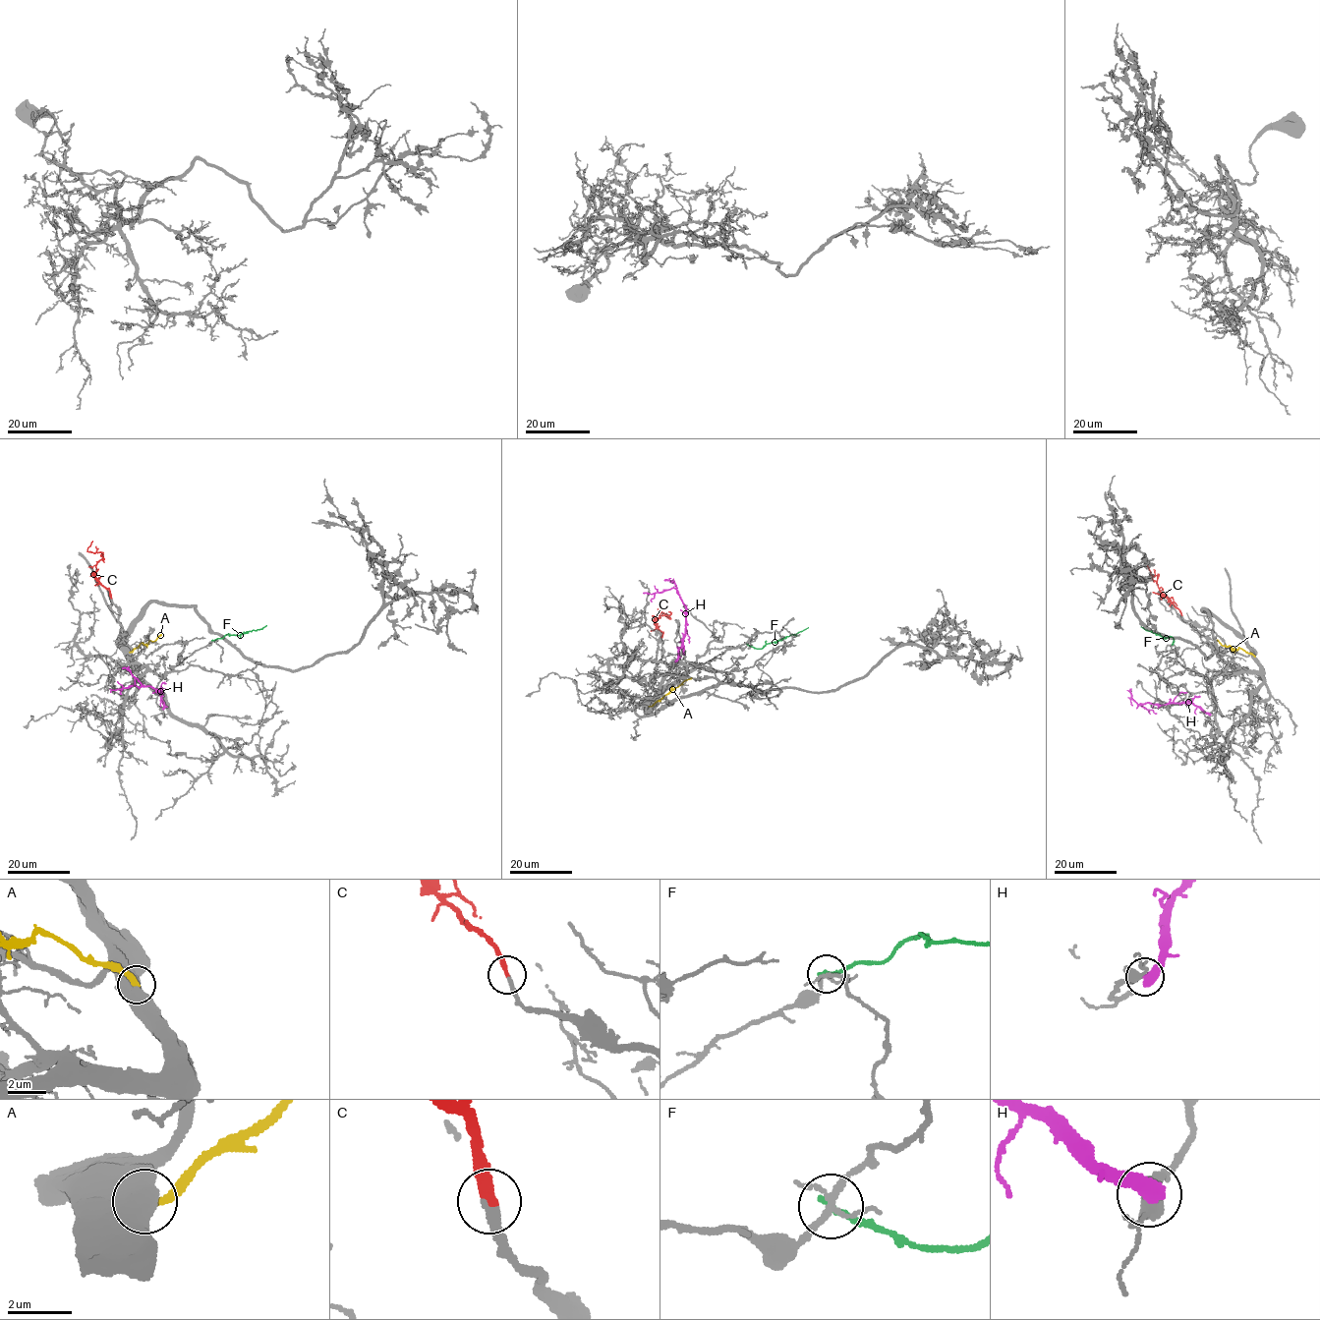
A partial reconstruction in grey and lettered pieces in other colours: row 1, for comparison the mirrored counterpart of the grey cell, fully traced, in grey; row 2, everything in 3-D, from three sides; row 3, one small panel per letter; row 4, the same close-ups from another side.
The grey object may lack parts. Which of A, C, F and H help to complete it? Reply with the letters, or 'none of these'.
C

